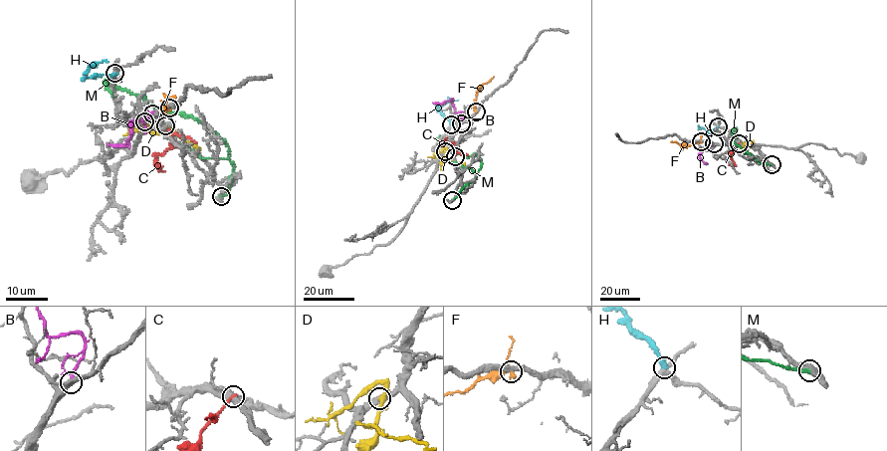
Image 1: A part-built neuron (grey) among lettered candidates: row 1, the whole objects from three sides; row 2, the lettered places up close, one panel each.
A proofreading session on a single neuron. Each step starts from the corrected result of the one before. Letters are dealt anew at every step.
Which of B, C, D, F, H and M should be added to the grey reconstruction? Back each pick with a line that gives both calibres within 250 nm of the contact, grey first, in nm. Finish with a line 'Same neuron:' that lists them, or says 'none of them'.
Same neuron: none of them

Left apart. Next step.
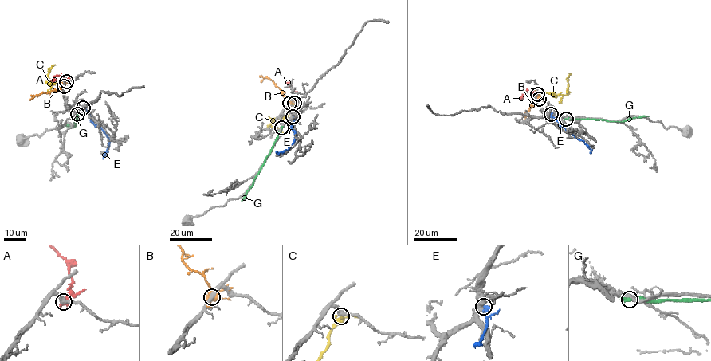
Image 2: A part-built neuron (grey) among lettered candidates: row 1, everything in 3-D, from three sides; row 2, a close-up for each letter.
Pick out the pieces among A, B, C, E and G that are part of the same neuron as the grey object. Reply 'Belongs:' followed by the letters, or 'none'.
Belongs: C

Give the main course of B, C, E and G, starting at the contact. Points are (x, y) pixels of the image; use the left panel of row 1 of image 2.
B: (64, 86), (60, 89), (30, 96)
C: (66, 81), (57, 85), (49, 84), (49, 70), (55, 64)
E: (83, 107), (109, 141), (104, 158)
G: (77, 114), (73, 127), (64, 125)

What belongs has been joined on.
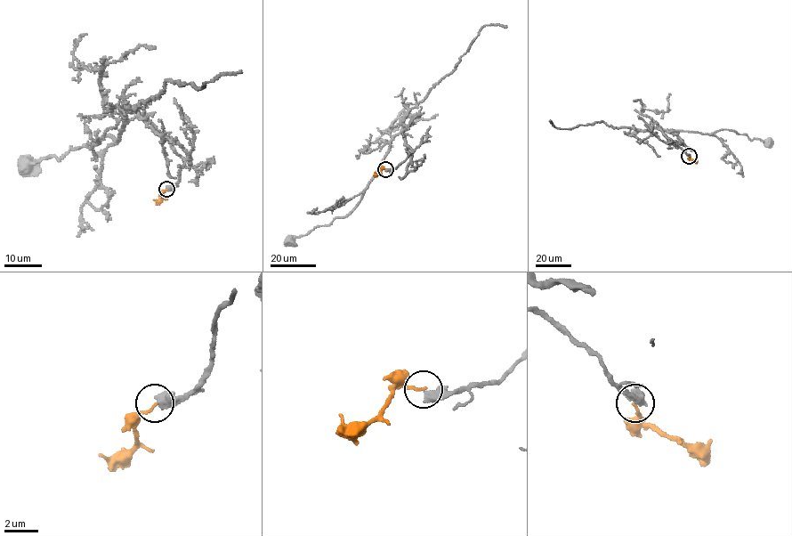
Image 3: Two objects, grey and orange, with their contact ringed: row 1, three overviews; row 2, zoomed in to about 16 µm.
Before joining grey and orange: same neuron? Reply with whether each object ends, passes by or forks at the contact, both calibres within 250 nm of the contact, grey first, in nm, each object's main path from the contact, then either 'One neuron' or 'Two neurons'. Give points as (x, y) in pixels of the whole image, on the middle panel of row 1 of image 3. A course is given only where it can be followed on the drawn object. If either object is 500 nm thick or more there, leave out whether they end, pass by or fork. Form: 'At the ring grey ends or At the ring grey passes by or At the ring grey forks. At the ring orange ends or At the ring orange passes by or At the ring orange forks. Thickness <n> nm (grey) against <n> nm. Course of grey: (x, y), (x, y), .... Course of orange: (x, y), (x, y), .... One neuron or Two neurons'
Thickness 600 nm (grey) against 170 nm. Course of grey: (385, 169), (407, 158), (408, 149), (401, 133), (391, 140), (382, 163), (347, 215), (289, 241). Course of orange: (385, 169), (374, 174). Two neurons

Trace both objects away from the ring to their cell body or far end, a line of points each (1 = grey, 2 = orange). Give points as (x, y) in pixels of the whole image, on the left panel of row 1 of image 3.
1: (166, 189), (184, 163), (134, 110), (117, 142), (107, 135), (60, 159), (24, 165)
2: (166, 189), (156, 204)

